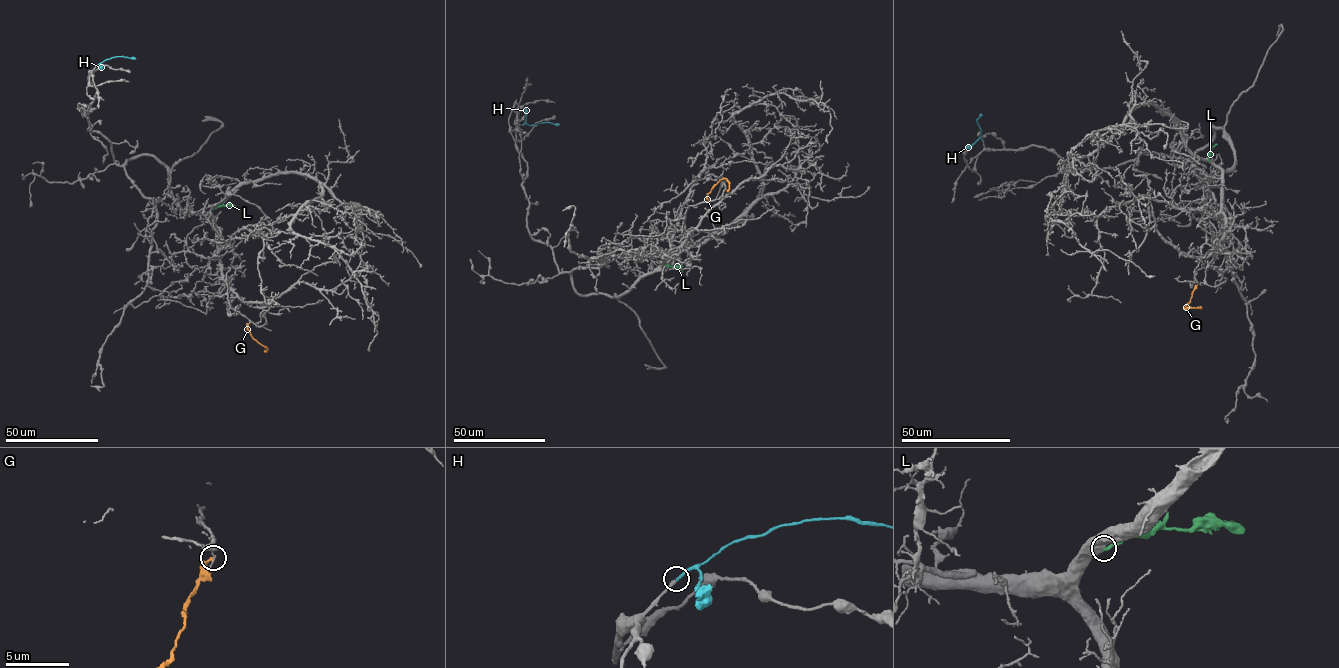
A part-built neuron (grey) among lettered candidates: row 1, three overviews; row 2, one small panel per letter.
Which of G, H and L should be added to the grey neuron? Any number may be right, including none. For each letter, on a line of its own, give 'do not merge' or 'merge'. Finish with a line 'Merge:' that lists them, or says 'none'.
G: do not merge
H: merge
L: do not merge
Merge: H

